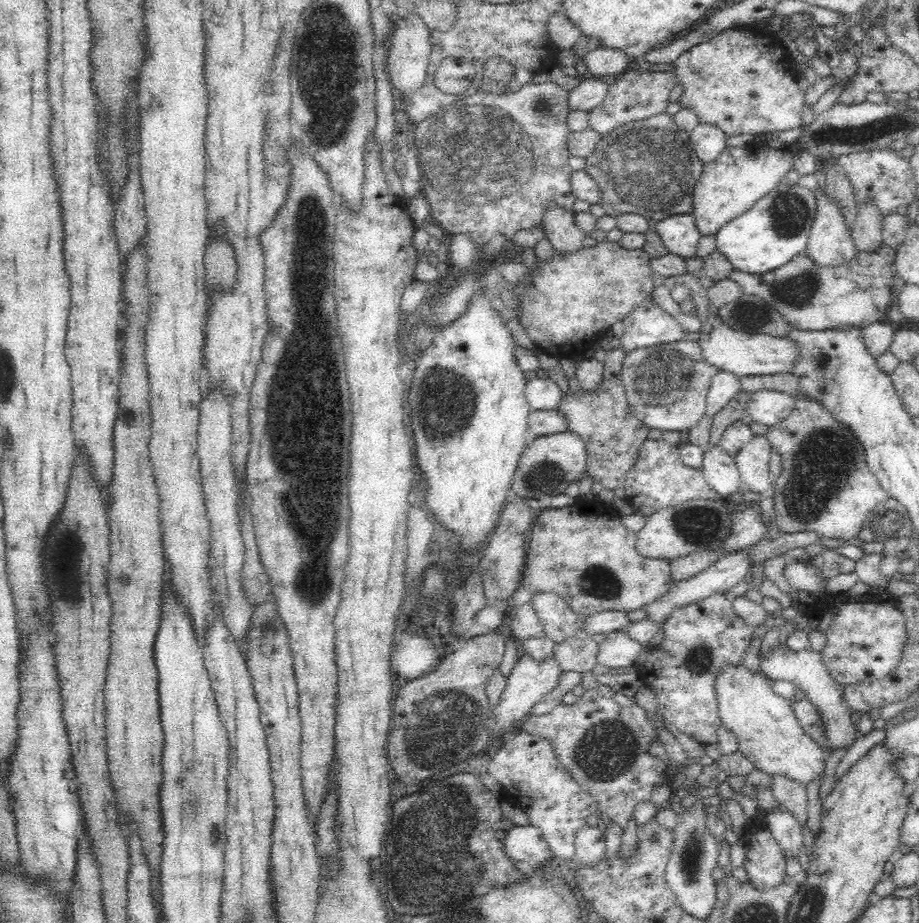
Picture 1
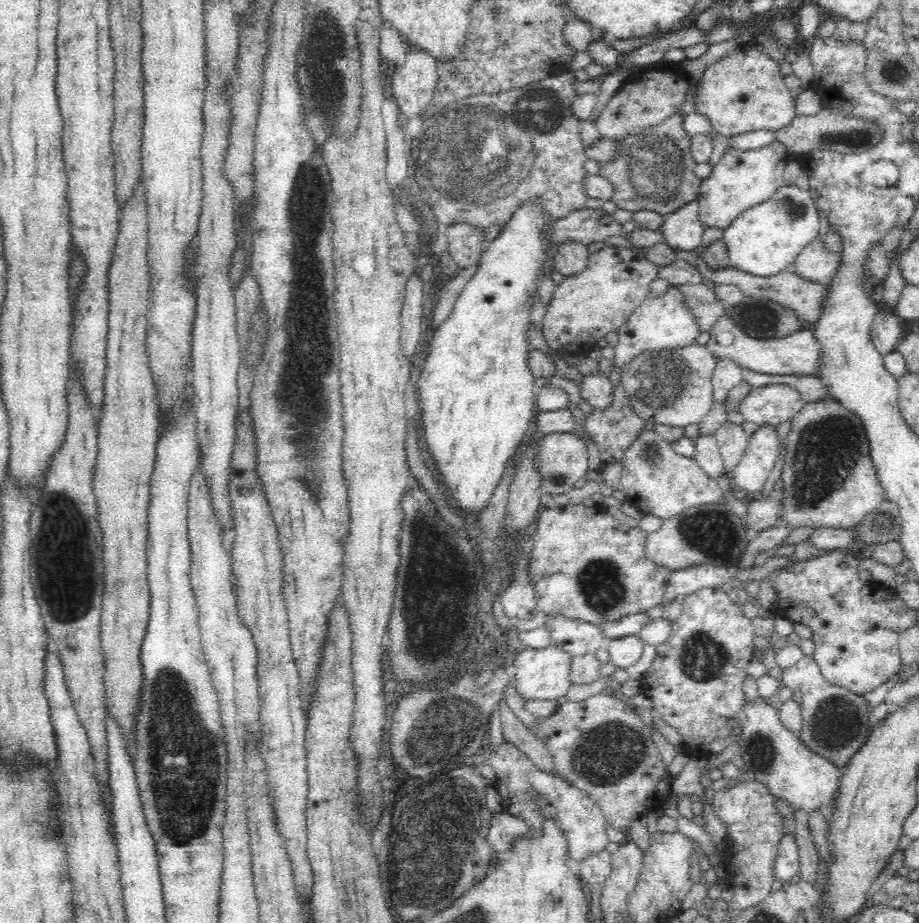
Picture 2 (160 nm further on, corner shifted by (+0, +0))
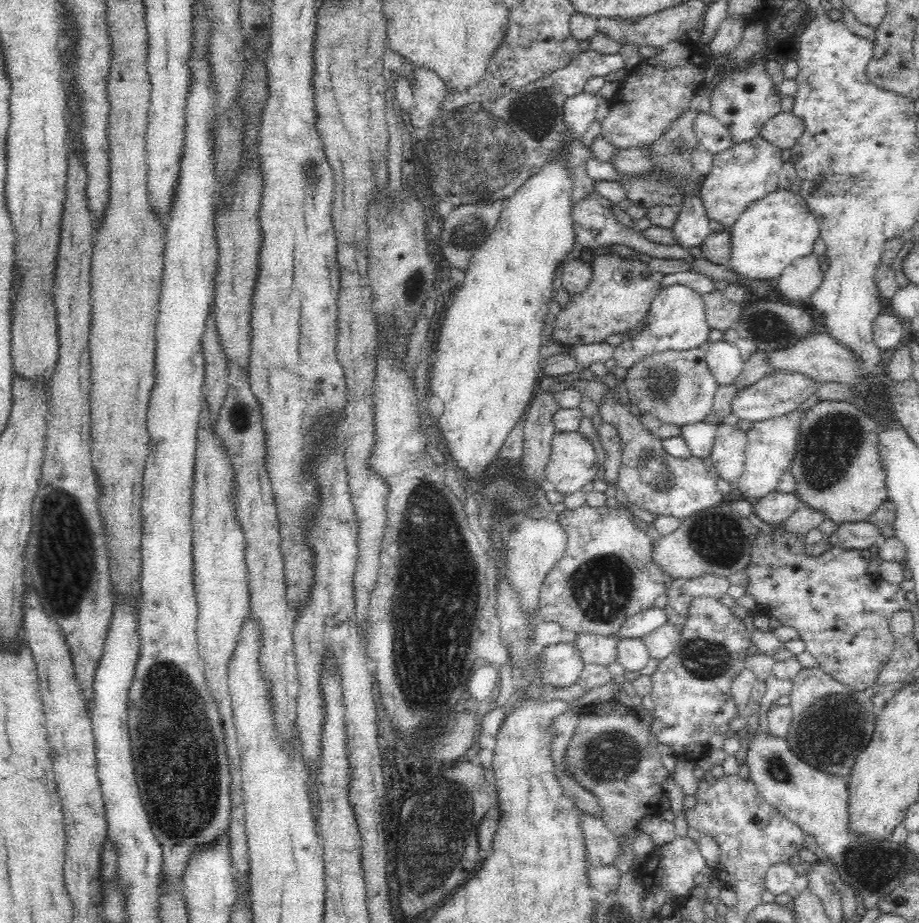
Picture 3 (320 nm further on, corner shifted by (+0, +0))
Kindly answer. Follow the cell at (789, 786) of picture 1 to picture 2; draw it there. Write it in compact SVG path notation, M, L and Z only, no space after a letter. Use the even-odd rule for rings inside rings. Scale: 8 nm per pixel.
M796 809L794 810L794 816L796 845L799 851L798 858L800 861L798 877L800 880L809 883L813 888L816 888L813 884L818 882L817 878L820 877L820 871L818 869L820 863L818 853L814 848L810 834L808 833L809 814L802 809Z

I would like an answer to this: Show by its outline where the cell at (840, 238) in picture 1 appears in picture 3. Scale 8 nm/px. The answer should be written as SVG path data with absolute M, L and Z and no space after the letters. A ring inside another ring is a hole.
M812 253L790 263L778 276L775 292L790 305L805 306L823 280L818 258Z

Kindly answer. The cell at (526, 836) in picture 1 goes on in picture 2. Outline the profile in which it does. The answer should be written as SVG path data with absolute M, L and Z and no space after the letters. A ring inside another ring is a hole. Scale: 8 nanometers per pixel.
M503 810L493 813L490 818L489 832L486 841L497 855L505 854L512 846L512 840L518 837L526 837L531 832L531 825L525 820Z

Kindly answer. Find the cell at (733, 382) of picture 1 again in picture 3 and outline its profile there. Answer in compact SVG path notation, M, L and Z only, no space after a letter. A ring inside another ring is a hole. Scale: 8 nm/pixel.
M724 339L705 347L705 362L719 385L732 382L741 373L743 360L739 351L738 346Z

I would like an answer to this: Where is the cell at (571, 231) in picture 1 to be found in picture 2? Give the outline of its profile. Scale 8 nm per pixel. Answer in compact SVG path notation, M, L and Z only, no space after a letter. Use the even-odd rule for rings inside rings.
M566 241L554 246L555 270L564 277L579 275L586 270L589 259L588 247L582 243Z

